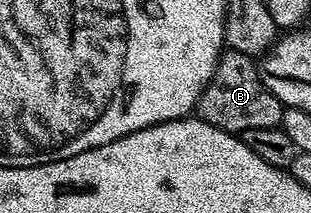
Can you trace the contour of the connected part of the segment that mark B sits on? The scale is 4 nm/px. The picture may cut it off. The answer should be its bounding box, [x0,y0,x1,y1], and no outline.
[196,49,283,136]

